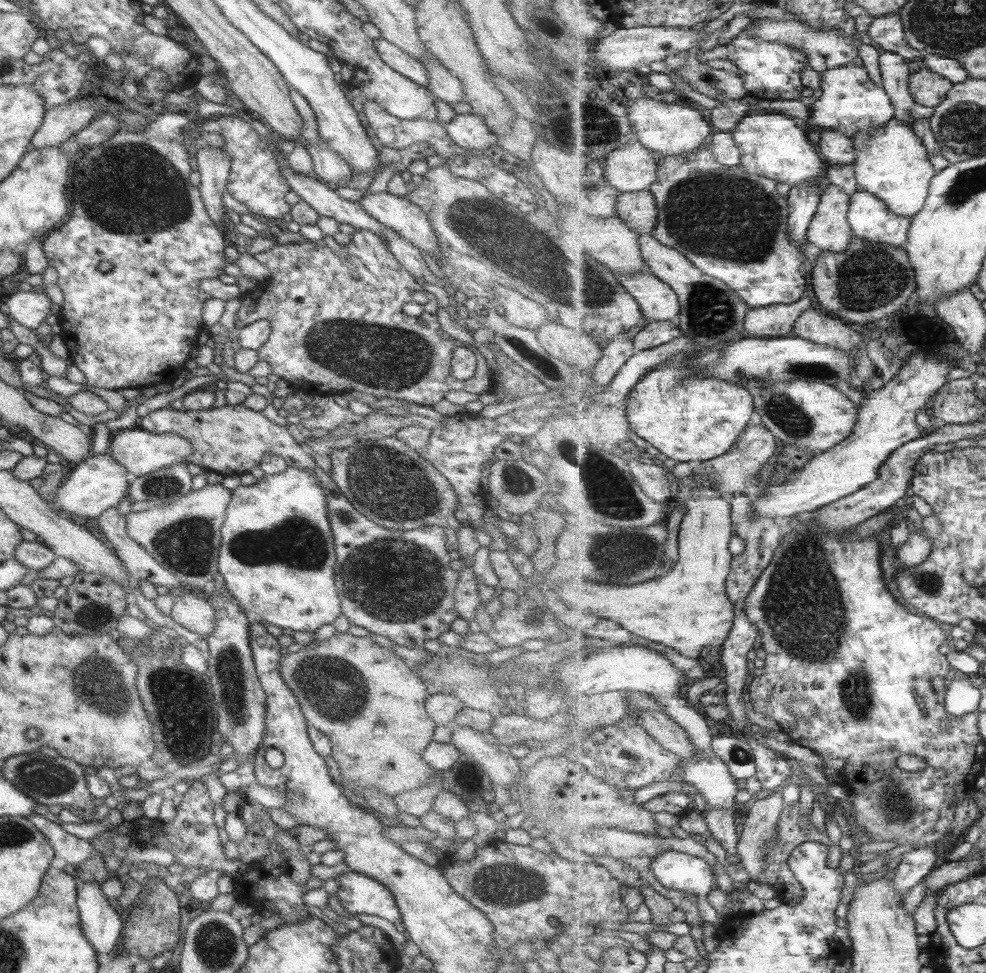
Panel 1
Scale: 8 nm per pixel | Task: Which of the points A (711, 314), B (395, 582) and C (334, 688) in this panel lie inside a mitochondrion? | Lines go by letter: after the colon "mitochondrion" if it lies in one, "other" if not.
A: mitochondrion
B: mitochondrion
C: mitochondrion

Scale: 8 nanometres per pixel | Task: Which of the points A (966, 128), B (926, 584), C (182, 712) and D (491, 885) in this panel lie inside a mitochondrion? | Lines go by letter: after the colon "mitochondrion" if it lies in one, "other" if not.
A: mitochondrion
B: mitochondrion
C: mitochondrion
D: mitochondrion

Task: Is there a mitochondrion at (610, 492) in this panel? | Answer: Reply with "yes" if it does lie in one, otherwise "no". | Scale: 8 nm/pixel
yes

